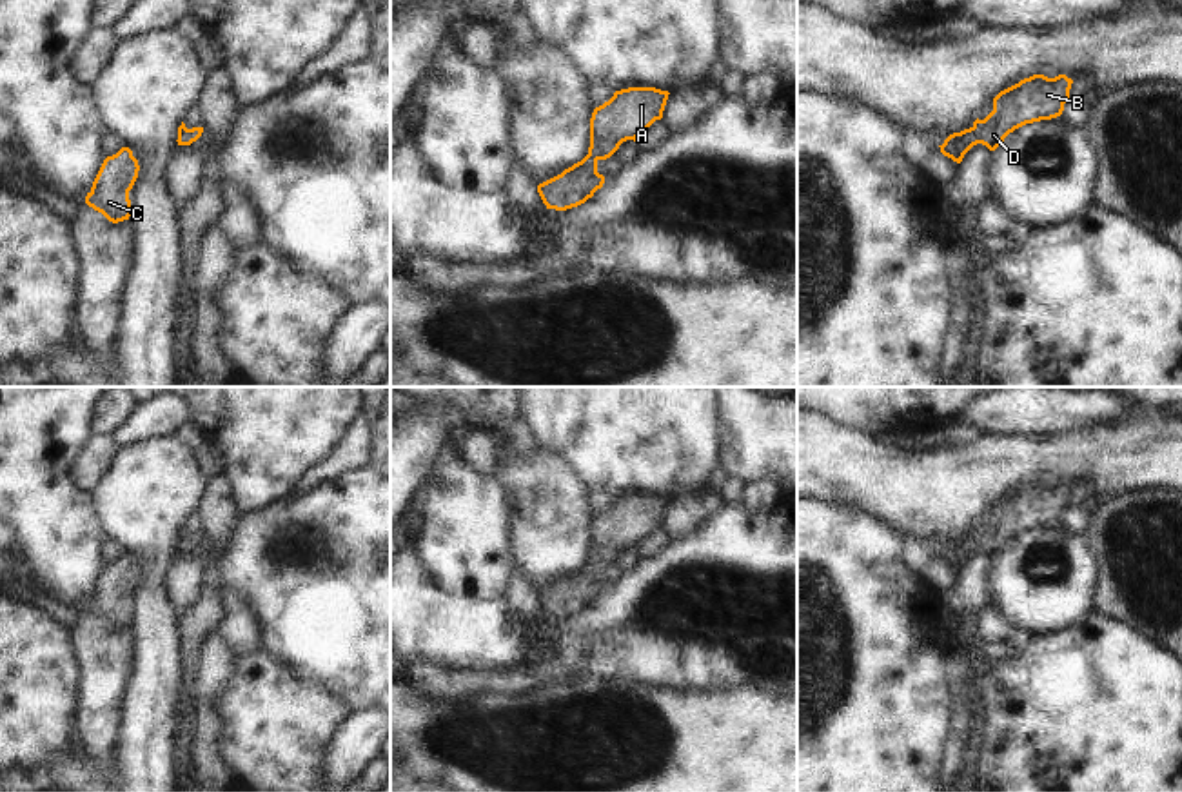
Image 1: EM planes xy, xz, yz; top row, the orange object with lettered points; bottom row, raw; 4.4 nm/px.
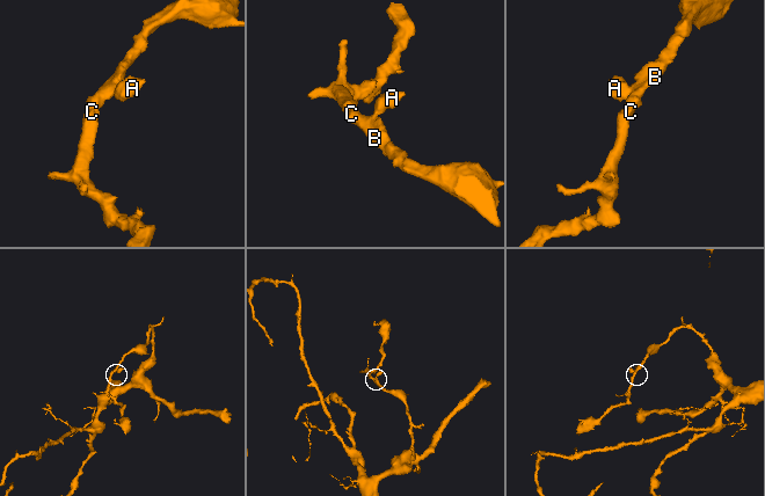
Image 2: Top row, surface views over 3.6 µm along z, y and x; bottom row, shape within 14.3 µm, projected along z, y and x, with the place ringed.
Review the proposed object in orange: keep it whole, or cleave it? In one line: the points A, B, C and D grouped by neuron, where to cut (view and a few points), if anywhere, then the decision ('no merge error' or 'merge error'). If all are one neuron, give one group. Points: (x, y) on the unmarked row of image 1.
groups A B C D; cut none; no merge error

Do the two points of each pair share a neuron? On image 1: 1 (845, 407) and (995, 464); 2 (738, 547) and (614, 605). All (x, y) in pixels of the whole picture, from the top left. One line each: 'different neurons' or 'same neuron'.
1: different neurons
2: same neuron

